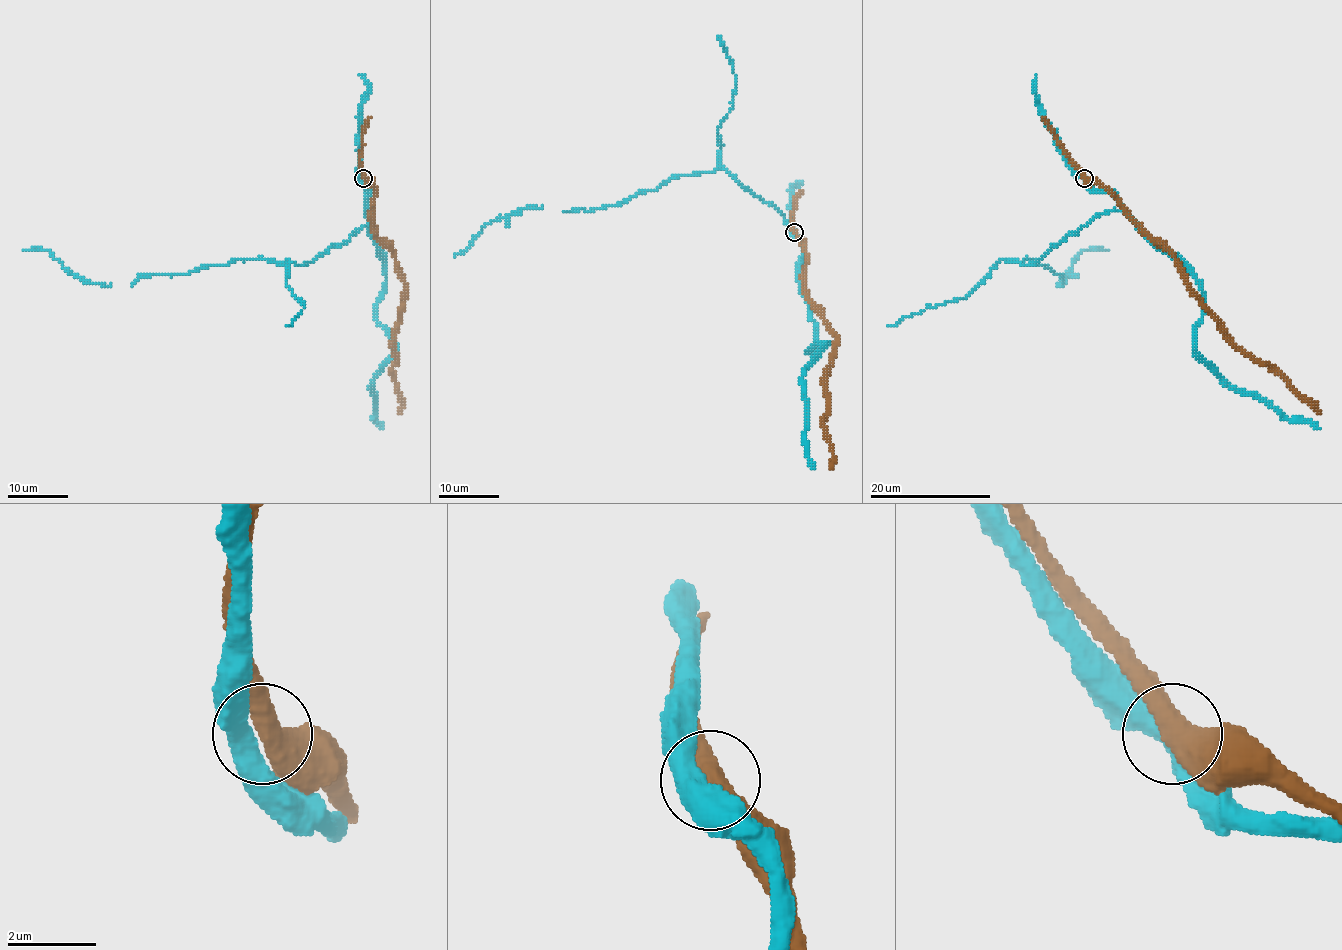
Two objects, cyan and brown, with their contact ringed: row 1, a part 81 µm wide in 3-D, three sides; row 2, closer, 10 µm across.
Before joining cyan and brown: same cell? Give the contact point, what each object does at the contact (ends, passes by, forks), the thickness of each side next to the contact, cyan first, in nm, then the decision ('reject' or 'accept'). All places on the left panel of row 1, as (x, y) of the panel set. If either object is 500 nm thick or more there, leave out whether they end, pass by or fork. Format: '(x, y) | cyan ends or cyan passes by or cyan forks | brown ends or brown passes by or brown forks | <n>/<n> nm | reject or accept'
(363, 178) | 500/480 nm | reject

